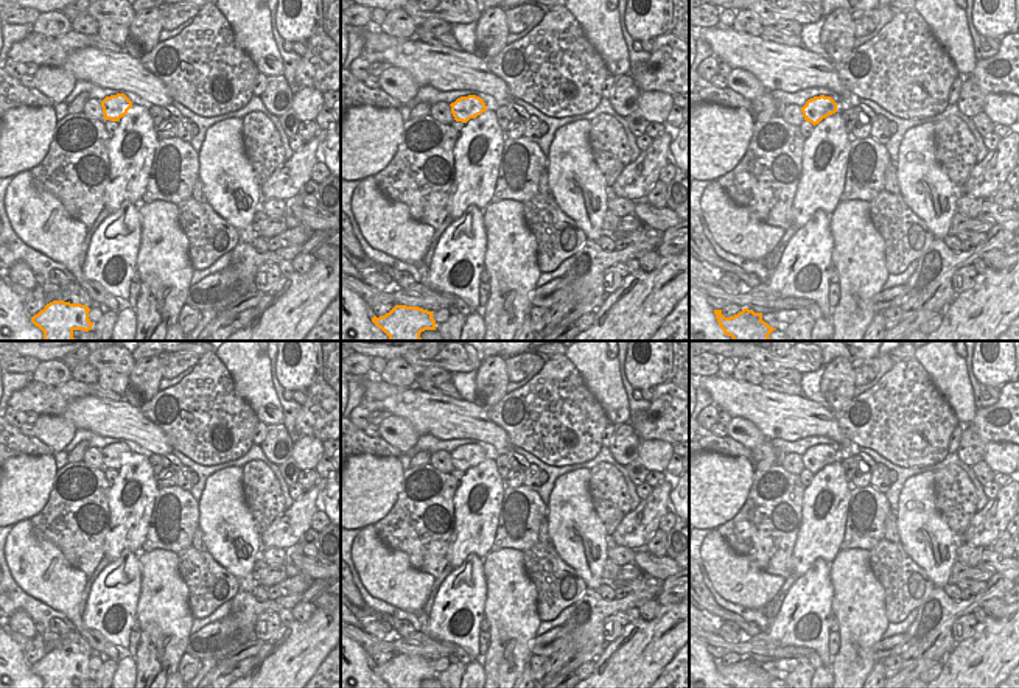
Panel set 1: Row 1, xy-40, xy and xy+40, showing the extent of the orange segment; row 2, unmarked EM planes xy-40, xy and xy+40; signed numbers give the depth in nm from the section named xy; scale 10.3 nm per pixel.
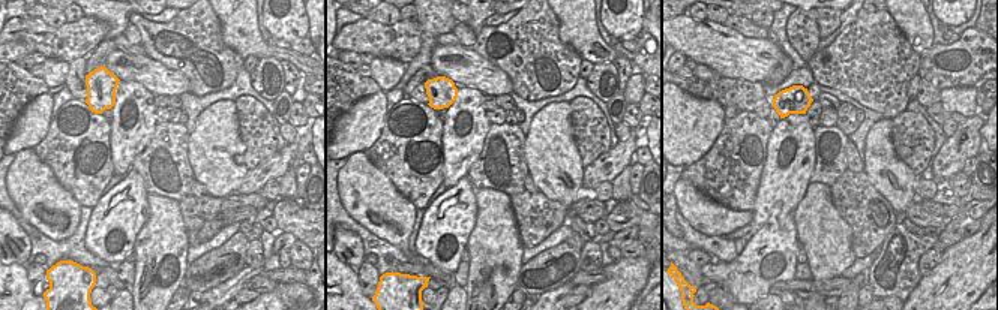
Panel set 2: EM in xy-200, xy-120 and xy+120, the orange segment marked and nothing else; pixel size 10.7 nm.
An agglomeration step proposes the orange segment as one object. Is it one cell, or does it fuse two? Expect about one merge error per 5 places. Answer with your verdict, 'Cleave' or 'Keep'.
Keep.

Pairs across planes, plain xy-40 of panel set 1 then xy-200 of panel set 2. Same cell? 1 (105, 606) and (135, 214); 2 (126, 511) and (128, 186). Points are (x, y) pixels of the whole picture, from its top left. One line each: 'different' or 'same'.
1: same
2: different

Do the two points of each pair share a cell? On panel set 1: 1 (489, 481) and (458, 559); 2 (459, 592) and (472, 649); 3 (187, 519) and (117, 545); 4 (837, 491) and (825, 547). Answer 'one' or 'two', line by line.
1: one
2: one
3: two
4: one

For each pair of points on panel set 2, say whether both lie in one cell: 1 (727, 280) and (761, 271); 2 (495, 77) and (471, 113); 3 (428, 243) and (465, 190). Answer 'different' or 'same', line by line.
1: same
2: different
3: same

